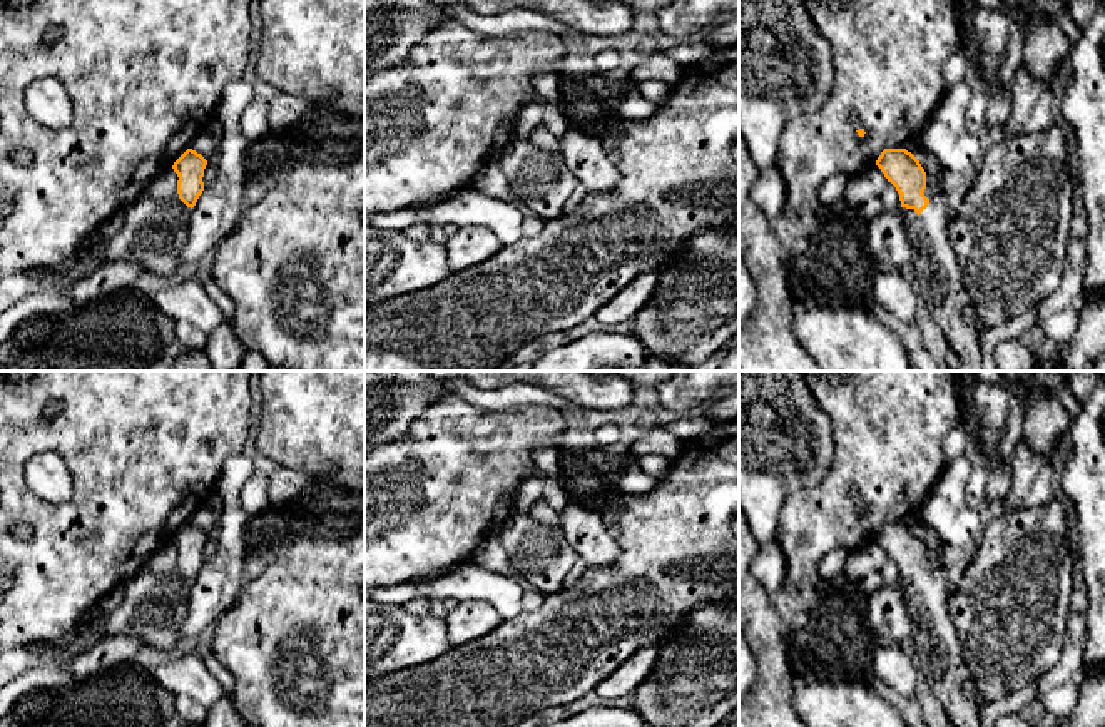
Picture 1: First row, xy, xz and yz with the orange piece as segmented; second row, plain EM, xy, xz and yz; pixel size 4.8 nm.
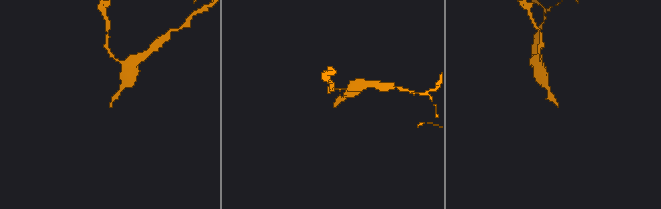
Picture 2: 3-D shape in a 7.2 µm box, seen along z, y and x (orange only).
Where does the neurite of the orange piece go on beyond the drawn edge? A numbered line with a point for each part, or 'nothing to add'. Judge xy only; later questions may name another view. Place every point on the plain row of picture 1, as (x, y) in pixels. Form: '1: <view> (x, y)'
1: xy (152, 605)

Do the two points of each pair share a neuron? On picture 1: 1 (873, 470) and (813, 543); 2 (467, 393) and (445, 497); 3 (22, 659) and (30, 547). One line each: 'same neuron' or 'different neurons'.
1: same neuron
2: different neurons
3: different neurons

